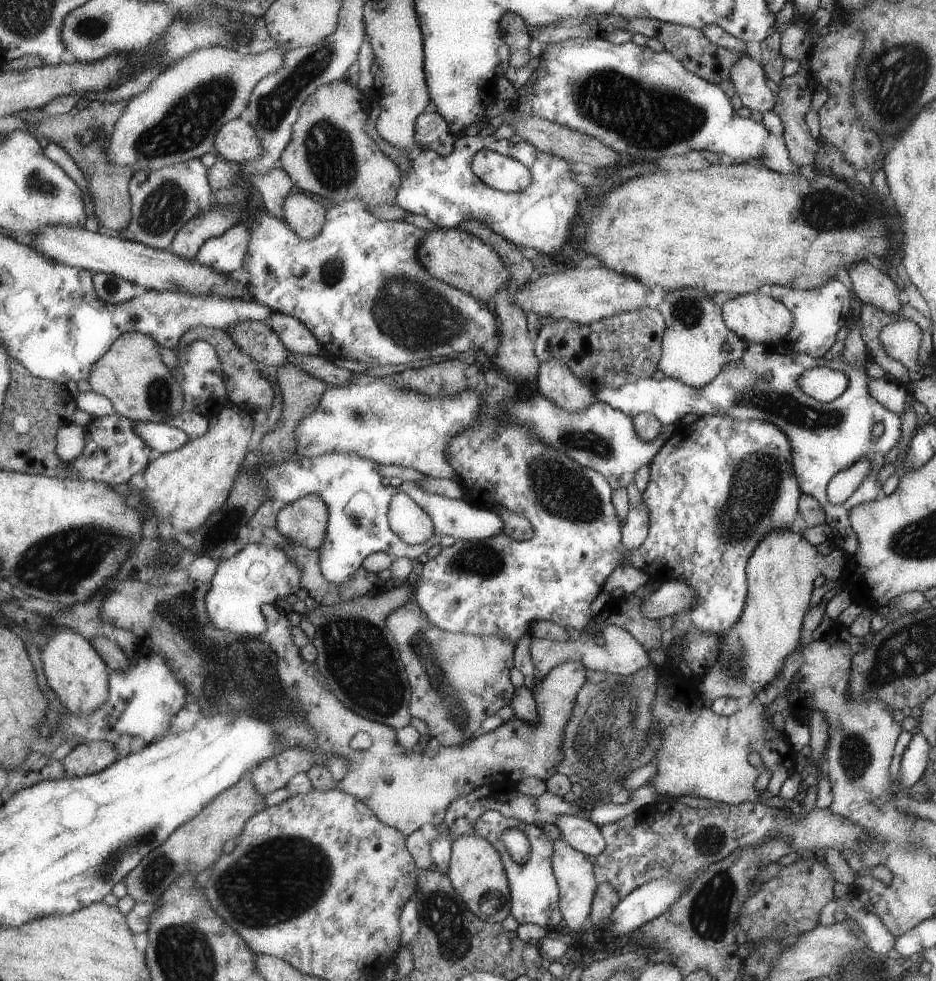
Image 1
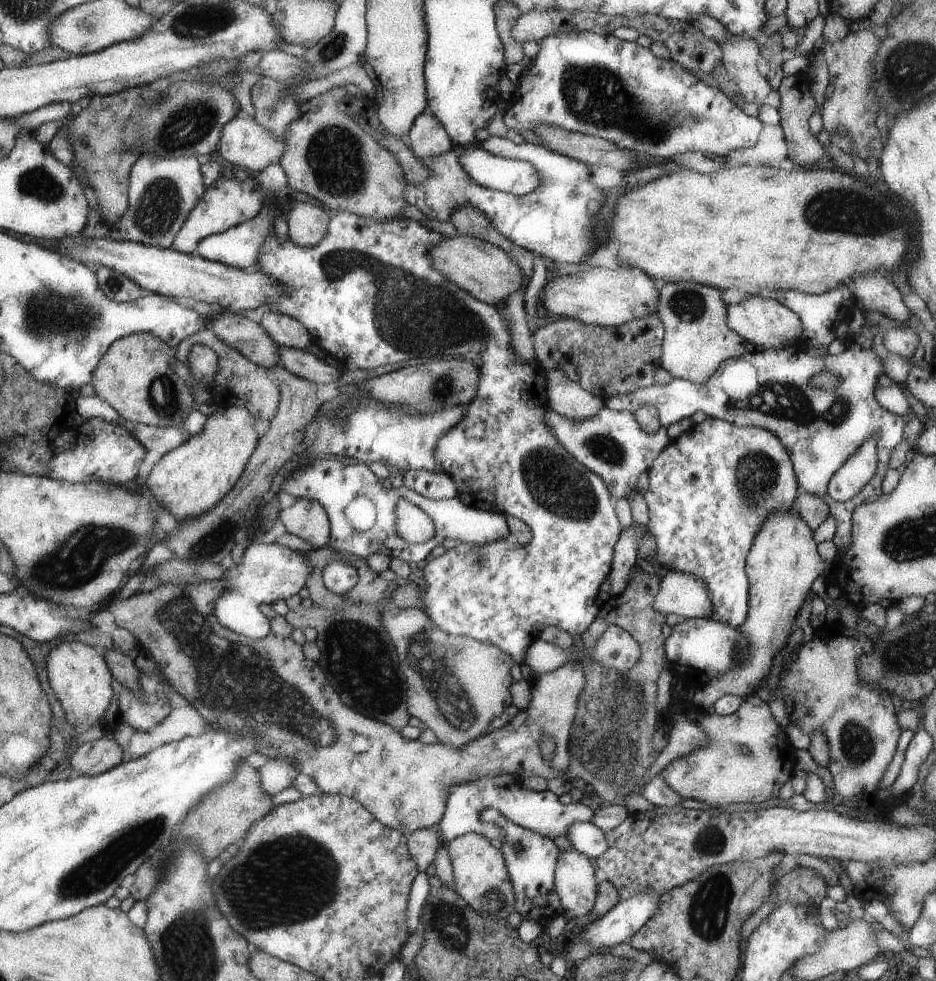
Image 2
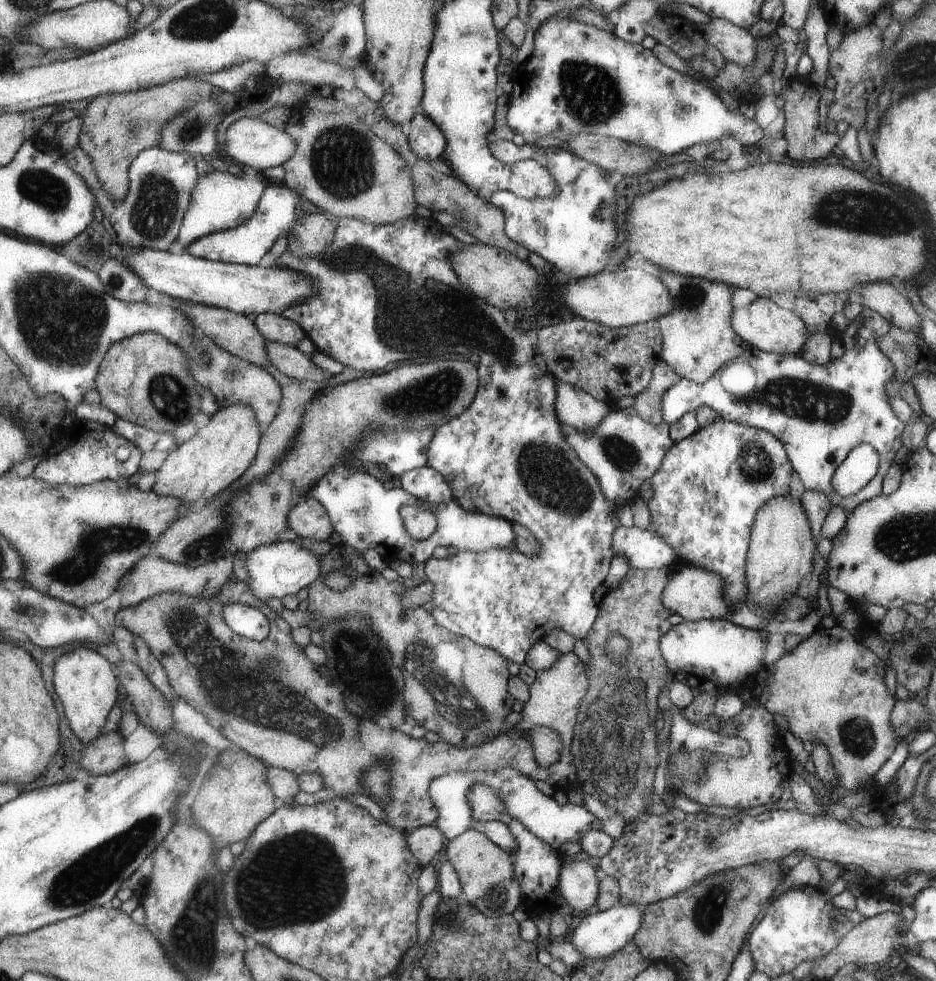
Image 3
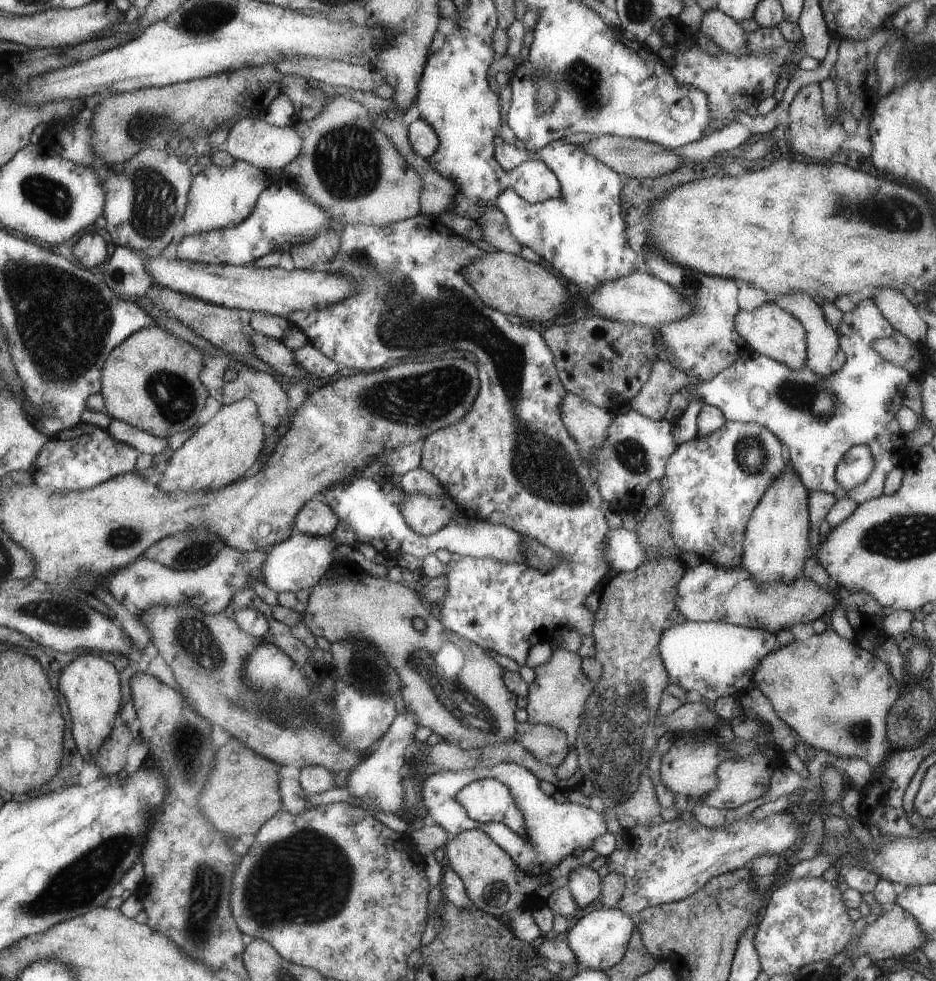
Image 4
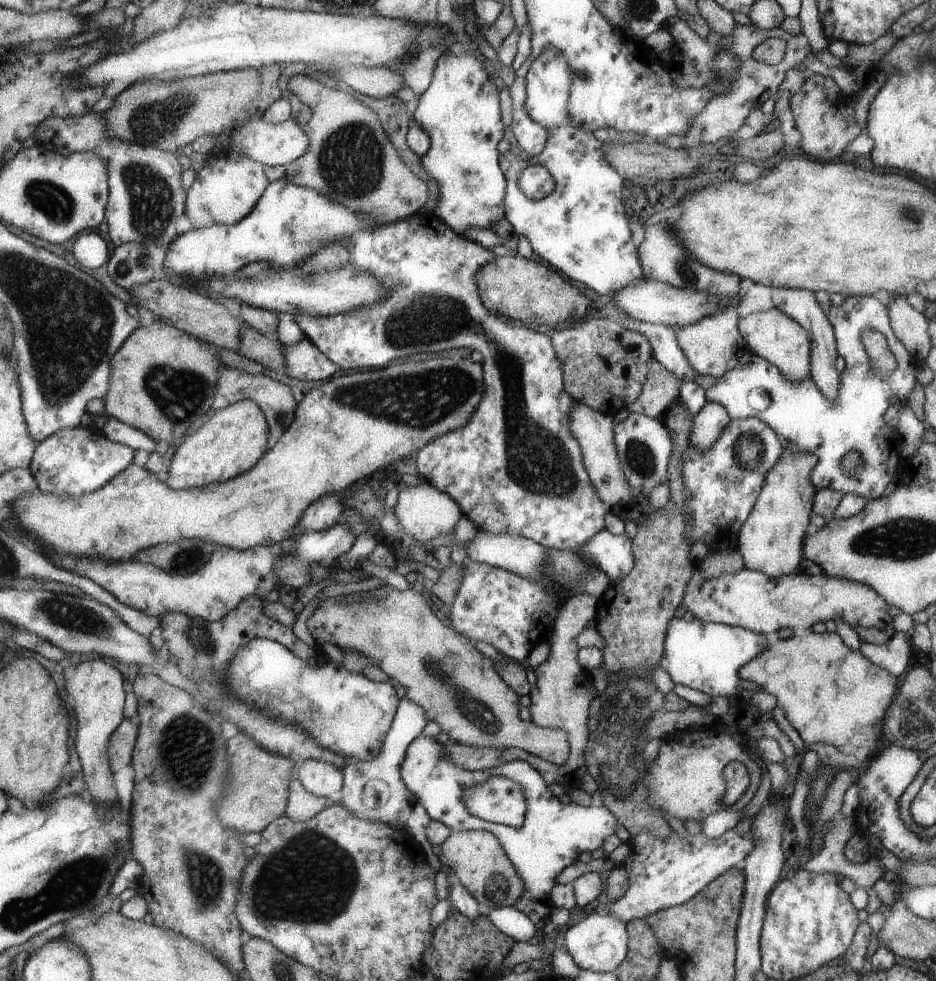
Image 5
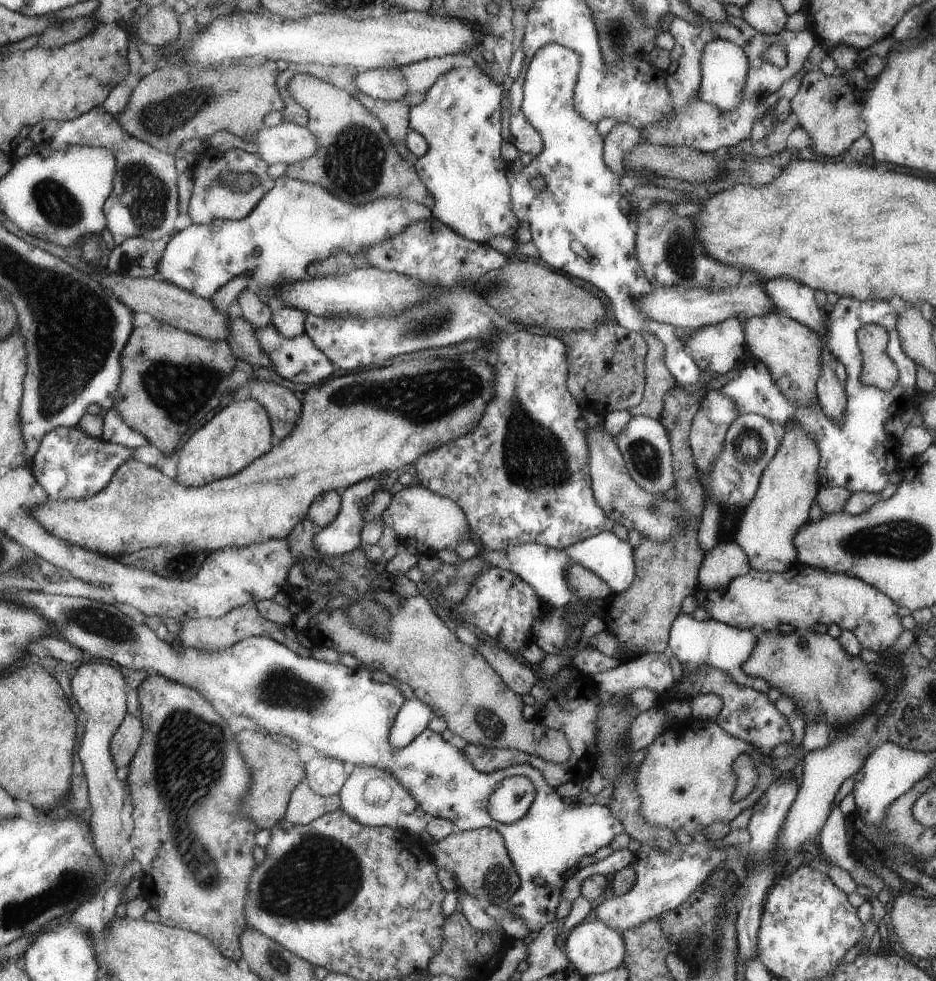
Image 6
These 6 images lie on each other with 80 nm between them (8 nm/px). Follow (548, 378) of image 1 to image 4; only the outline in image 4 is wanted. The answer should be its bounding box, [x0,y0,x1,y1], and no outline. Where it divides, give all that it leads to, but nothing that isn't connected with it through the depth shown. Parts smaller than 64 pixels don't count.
[560,392,615,461]

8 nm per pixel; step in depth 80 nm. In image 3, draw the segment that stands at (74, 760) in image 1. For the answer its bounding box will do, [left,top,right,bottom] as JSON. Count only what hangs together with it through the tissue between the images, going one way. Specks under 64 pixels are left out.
[80,731,129,775]

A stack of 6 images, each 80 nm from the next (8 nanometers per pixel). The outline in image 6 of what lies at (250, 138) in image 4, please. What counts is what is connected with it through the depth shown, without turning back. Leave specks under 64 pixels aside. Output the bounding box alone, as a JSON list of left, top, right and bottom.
[254,121,316,165]

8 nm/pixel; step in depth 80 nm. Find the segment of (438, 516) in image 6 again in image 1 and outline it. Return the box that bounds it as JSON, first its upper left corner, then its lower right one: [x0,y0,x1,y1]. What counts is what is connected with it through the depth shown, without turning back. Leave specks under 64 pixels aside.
[386,492,434,545]

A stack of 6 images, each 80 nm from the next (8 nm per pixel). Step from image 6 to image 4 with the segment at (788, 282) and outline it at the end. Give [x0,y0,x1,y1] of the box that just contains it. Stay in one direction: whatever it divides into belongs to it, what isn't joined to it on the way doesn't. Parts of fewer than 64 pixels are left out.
[774,292,839,378]

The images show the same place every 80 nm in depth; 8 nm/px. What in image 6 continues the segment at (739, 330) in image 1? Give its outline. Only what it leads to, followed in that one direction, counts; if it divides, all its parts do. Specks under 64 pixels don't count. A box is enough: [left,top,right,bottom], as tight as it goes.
[745,311,822,407]

